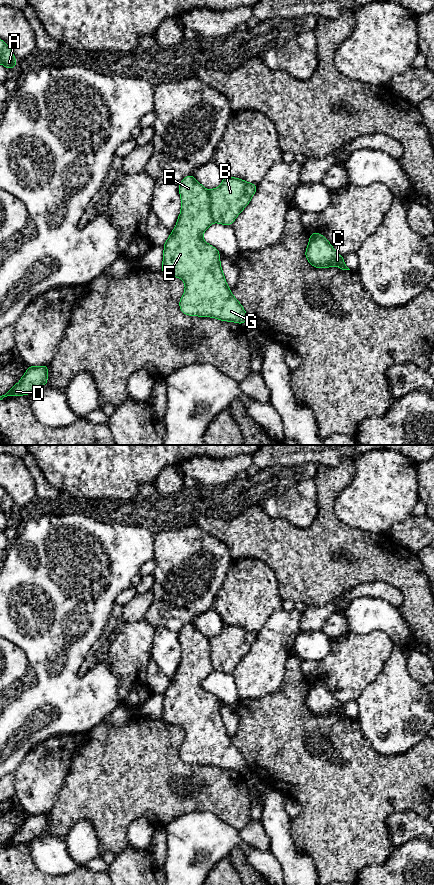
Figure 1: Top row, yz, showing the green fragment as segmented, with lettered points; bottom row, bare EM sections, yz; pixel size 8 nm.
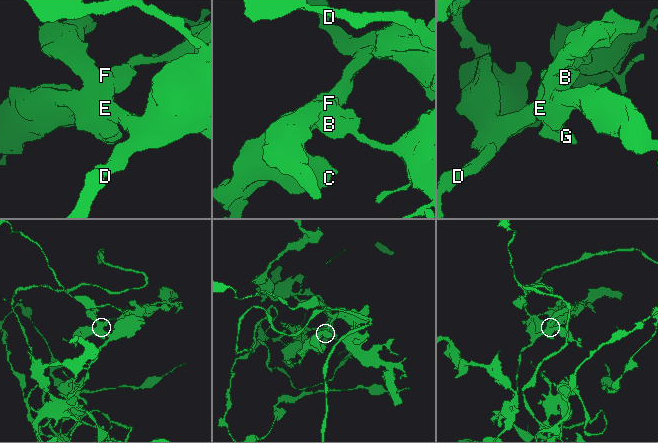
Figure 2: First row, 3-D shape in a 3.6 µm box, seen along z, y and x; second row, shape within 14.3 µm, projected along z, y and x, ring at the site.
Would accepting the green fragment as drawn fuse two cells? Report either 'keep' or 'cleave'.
cleave

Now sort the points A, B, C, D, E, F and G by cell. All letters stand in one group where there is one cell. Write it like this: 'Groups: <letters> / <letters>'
Groups: A B / C D E F G

